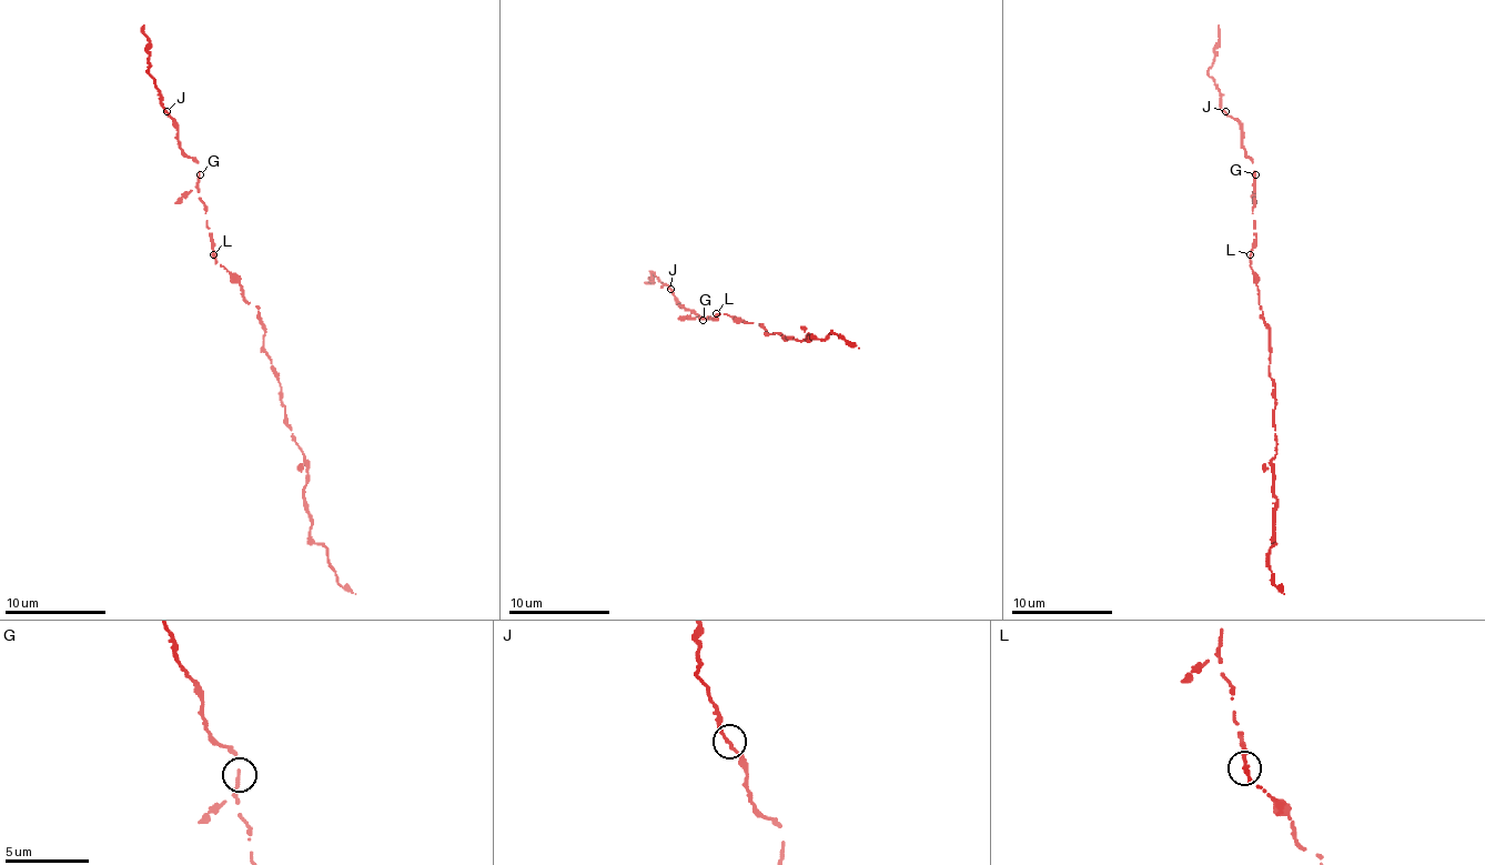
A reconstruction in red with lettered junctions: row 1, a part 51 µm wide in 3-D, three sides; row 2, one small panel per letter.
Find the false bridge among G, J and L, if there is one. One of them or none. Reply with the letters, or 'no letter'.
no letter

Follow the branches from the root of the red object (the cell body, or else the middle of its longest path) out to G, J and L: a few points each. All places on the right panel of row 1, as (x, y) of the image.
G: (1261, 305), (1255, 273), (1251, 268), (1251, 250), (1255, 238), (1255, 174)
J: (1261, 305), (1255, 273), (1251, 268), (1251, 250), (1255, 238), (1253, 162), (1243, 147), (1240, 124), (1225, 111)
L: (1261, 305), (1251, 255)

